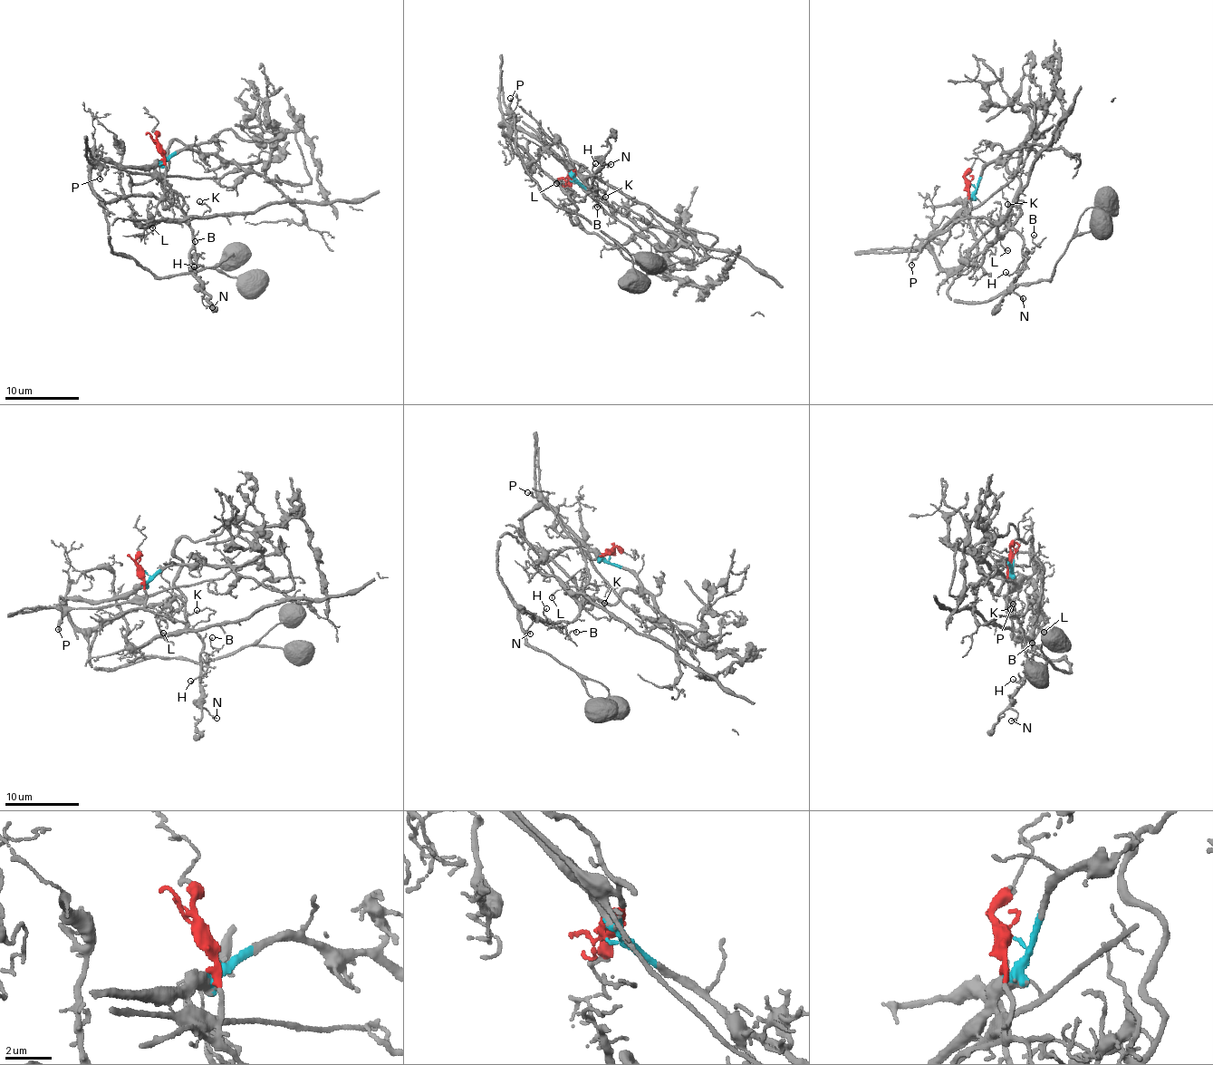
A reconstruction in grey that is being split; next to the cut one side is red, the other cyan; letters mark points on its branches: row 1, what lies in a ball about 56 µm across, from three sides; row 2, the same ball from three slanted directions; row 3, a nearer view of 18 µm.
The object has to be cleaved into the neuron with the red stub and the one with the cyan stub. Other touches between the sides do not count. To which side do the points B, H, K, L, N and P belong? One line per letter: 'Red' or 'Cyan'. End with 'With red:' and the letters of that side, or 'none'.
B: Red
H: Red
K: Red
L: Red
N: Red
P: Cyan
With red: B, H, K, L, N

